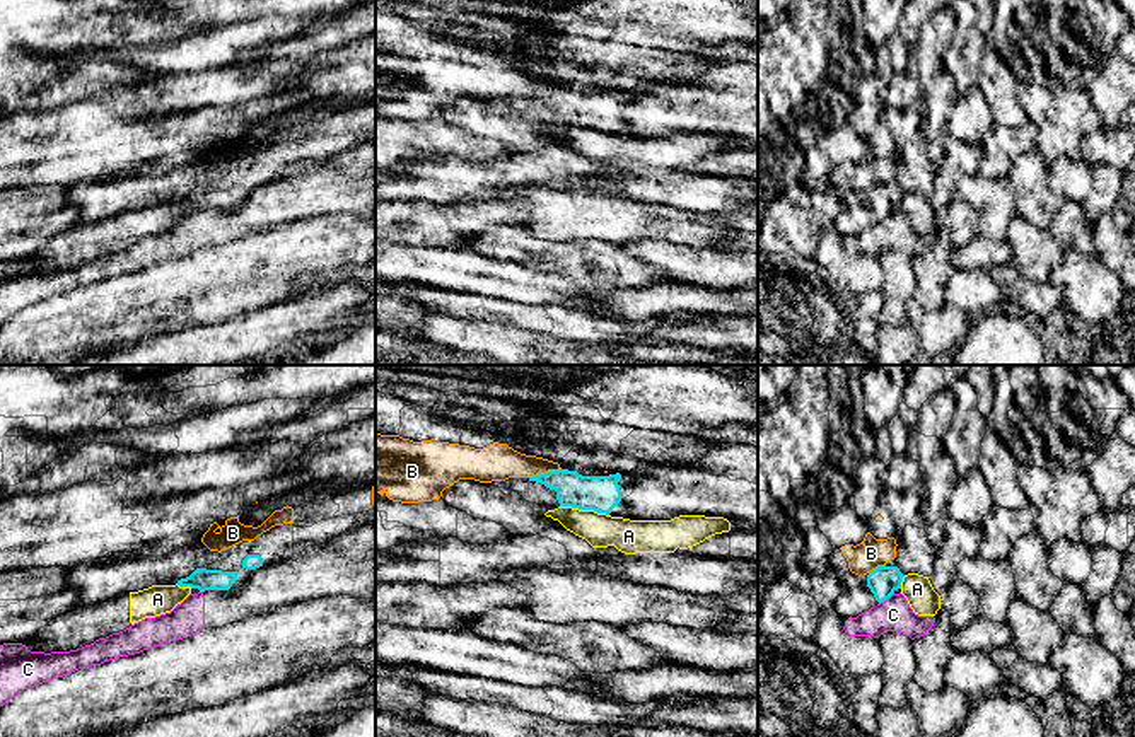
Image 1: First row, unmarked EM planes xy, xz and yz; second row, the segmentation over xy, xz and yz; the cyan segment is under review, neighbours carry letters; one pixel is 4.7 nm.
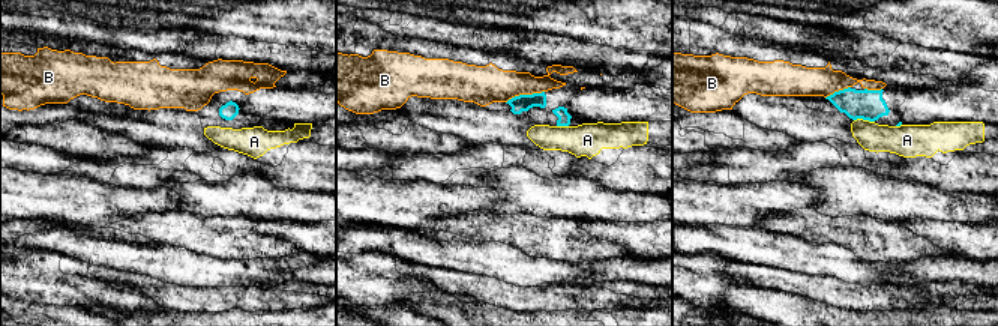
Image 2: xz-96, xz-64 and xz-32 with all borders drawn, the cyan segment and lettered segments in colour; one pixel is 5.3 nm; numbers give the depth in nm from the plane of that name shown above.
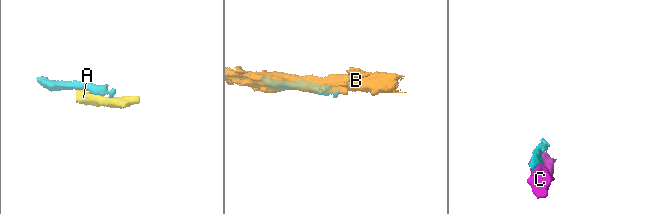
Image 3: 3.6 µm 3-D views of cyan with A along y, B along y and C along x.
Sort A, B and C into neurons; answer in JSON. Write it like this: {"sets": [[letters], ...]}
{"sets": [["A"], ["B"], ["C"]]}

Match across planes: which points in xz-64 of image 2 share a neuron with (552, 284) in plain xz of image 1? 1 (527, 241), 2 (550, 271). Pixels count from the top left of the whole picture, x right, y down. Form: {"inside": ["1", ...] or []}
{"inside": ["2"]}

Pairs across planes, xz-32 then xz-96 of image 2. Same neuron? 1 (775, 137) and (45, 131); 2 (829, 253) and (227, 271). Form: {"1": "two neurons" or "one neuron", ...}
{"1": "one neuron", "2": "one neuron"}

